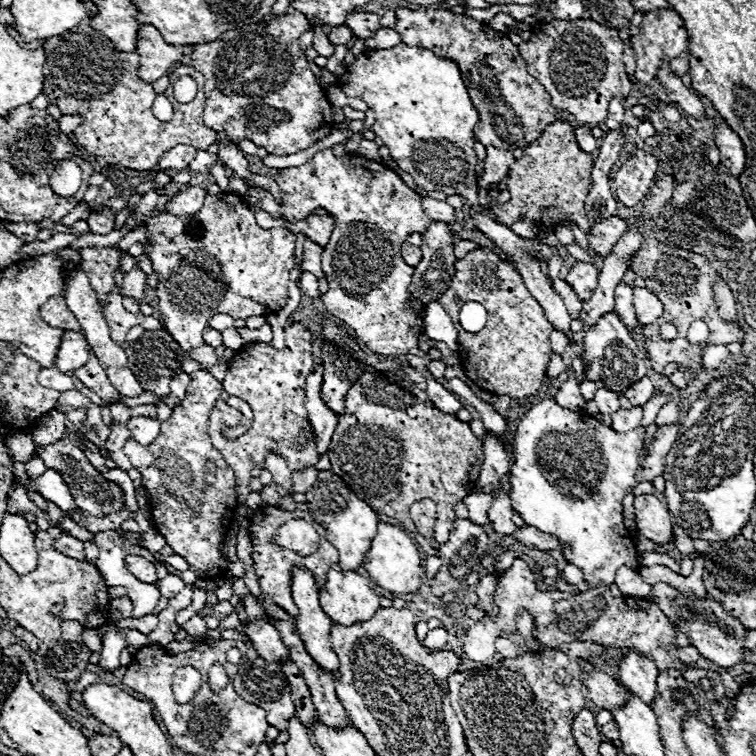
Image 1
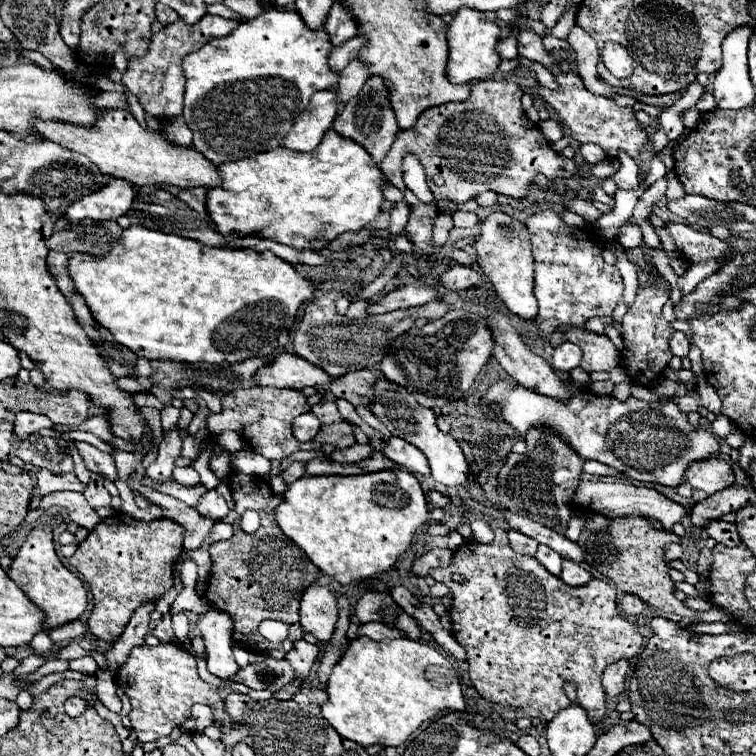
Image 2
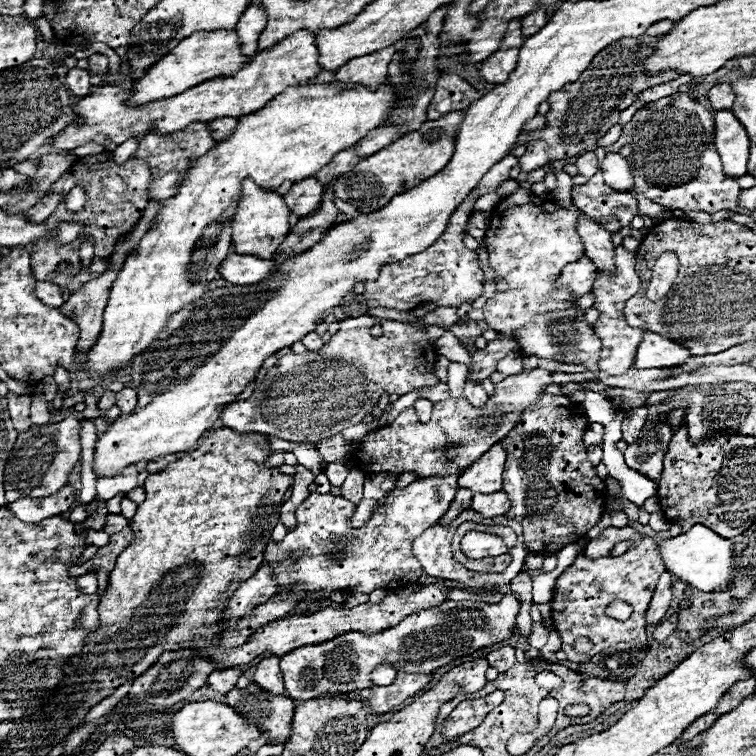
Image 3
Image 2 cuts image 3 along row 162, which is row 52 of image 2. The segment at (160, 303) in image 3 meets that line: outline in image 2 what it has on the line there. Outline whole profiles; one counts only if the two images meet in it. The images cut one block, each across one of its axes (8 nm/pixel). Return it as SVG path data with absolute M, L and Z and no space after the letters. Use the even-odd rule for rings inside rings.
M270 8L254 20L242 22L232 34L214 38L200 50L190 52L182 60L182 70L186 76L184 120L194 134L192 146L216 166L278 148L298 114L308 106L310 96L318 90L336 86L338 74L328 68L330 50L332 44L324 28L310 30L300 14Z

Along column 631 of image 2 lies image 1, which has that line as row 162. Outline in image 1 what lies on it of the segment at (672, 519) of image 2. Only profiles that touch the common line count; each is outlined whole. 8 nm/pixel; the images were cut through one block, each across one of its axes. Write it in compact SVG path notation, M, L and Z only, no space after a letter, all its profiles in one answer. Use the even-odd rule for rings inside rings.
M486 148L486 158L484 158L484 170L480 180L478 180L478 189L488 188L490 184L500 184L508 176L510 164L516 158L512 156L510 150L500 150L500 148Z

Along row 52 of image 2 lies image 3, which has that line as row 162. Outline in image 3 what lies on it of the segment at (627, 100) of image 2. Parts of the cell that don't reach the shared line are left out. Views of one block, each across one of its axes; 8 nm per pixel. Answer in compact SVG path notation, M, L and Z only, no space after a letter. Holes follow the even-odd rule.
M586 152L576 158L576 166L578 166L578 174L592 178L598 172L598 158L594 156L594 152Z

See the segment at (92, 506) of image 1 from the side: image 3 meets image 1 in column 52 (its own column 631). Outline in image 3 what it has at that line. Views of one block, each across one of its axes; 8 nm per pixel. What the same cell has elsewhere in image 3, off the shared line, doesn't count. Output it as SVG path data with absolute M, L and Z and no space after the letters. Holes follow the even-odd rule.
M648 420L636 442L628 444L624 452L628 468L636 468L636 472L644 472L644 476L650 480L658 480L660 472L664 470L664 454L668 452L670 438L672 430L668 424Z

